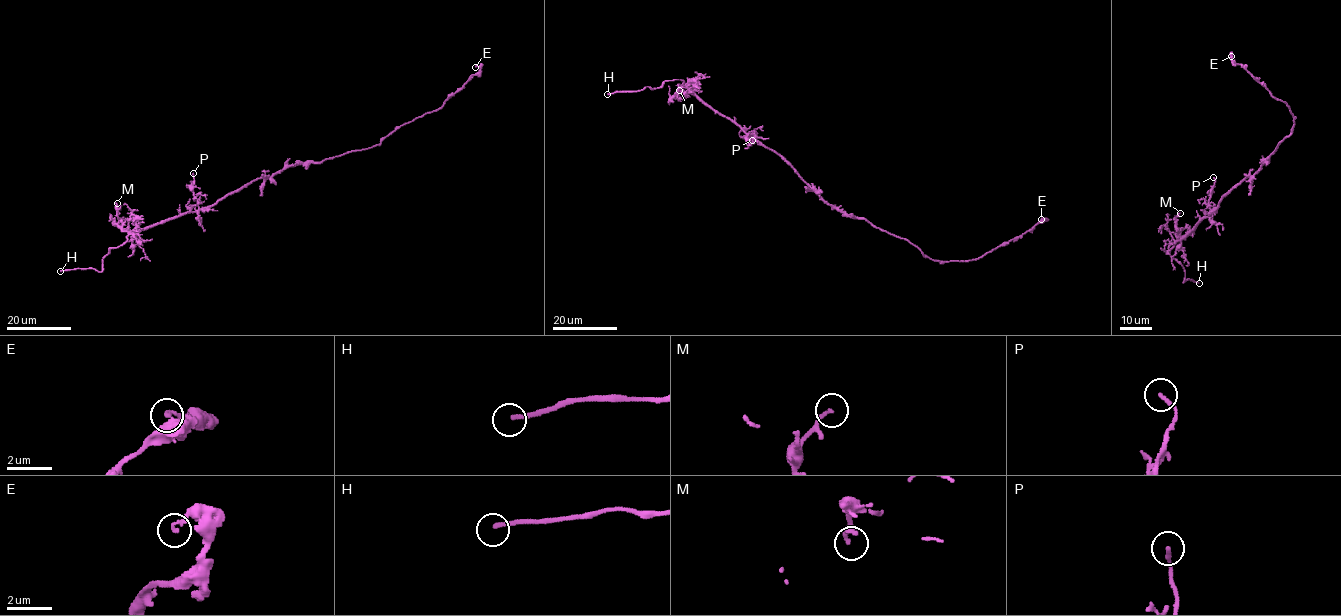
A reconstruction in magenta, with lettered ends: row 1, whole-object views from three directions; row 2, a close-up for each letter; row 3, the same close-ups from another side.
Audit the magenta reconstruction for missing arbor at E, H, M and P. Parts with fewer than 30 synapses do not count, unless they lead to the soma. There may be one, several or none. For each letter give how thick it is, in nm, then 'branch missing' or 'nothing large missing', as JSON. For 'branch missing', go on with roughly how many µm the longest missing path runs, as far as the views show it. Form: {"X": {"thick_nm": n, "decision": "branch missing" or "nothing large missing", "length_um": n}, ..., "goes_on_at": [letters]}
{"E": {"thick_nm": 160, "decision": "nothing large missing"}, "H": {"thick_nm": 180, "decision": "branch missing", "length_um": 30}, "M": {"thick_nm": 140, "decision": "nothing large missing"}, "P": {"thick_nm": 150, "decision": "nothing large missing"}, "goes_on_at": ["H"]}

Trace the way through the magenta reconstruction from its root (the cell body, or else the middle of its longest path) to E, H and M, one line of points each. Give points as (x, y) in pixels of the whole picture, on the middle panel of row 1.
E: (820, 195), (848, 215), (865, 218), (940, 261), (982, 257), (1045, 220), (1041, 219)
H: (820, 195), (777, 153), (707, 106), (682, 80), (666, 80), (653, 89), (646, 87), (607, 94)
M: (820, 195), (777, 153), (754, 141), (689, 89), (680, 87), (680, 90), (678, 85), (679, 90)

